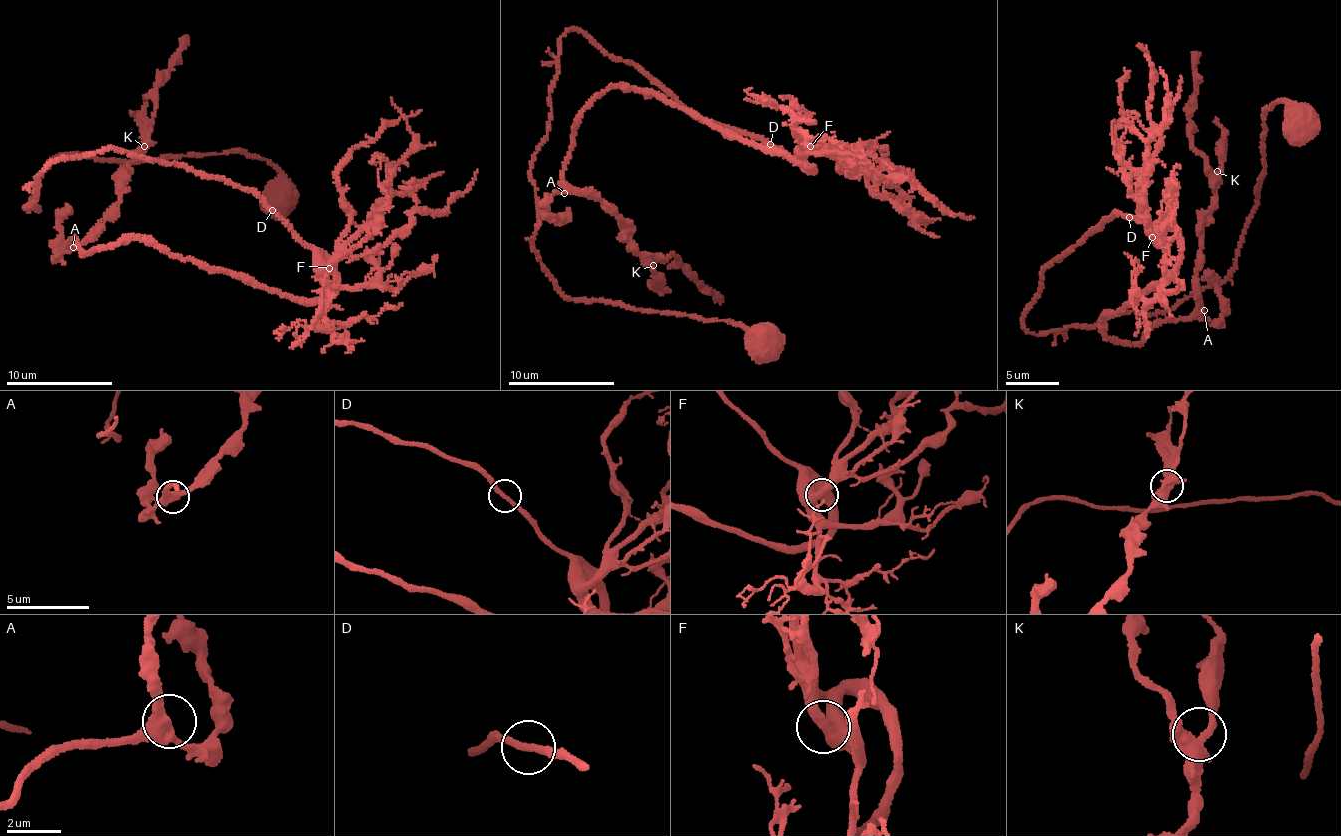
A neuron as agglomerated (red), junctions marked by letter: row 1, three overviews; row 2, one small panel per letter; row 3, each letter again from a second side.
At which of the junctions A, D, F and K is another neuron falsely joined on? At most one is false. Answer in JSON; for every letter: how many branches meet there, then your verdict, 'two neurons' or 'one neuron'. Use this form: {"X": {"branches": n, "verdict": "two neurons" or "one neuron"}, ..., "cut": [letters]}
{"A": {"branches": 3, "verdict": "one neuron"}, "D": {"branches": 2, "verdict": "one neuron"}, "F": {"branches": 2, "verdict": "one neuron"}, "K": {"branches": 3, "verdict": "one neuron"}, "cut": []}

